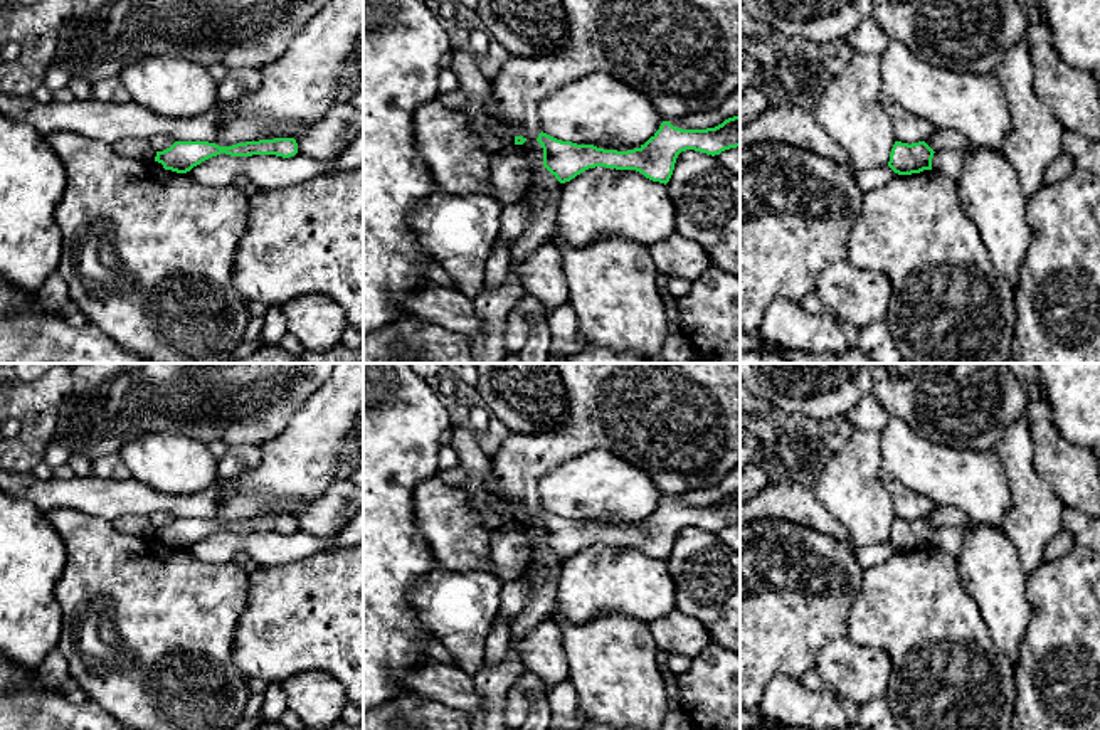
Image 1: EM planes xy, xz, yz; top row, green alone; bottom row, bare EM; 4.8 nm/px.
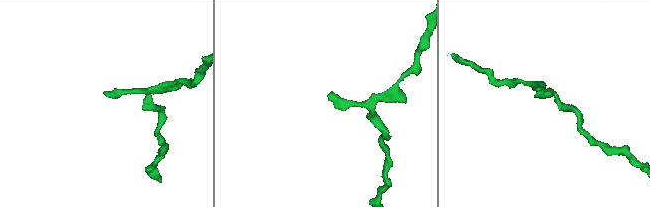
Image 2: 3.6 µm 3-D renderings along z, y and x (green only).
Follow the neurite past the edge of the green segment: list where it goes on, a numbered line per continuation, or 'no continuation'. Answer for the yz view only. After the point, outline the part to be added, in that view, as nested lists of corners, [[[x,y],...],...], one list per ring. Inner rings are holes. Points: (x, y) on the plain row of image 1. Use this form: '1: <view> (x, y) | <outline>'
1: yz (947, 539) | [[[940,526],[933,530],[932,547],[955,557],[962,547],[962,540],[962,528]]]

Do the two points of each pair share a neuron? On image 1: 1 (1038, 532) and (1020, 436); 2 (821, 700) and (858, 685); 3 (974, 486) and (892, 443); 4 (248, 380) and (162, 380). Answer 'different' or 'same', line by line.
1: same
2: different
3: same
4: same

